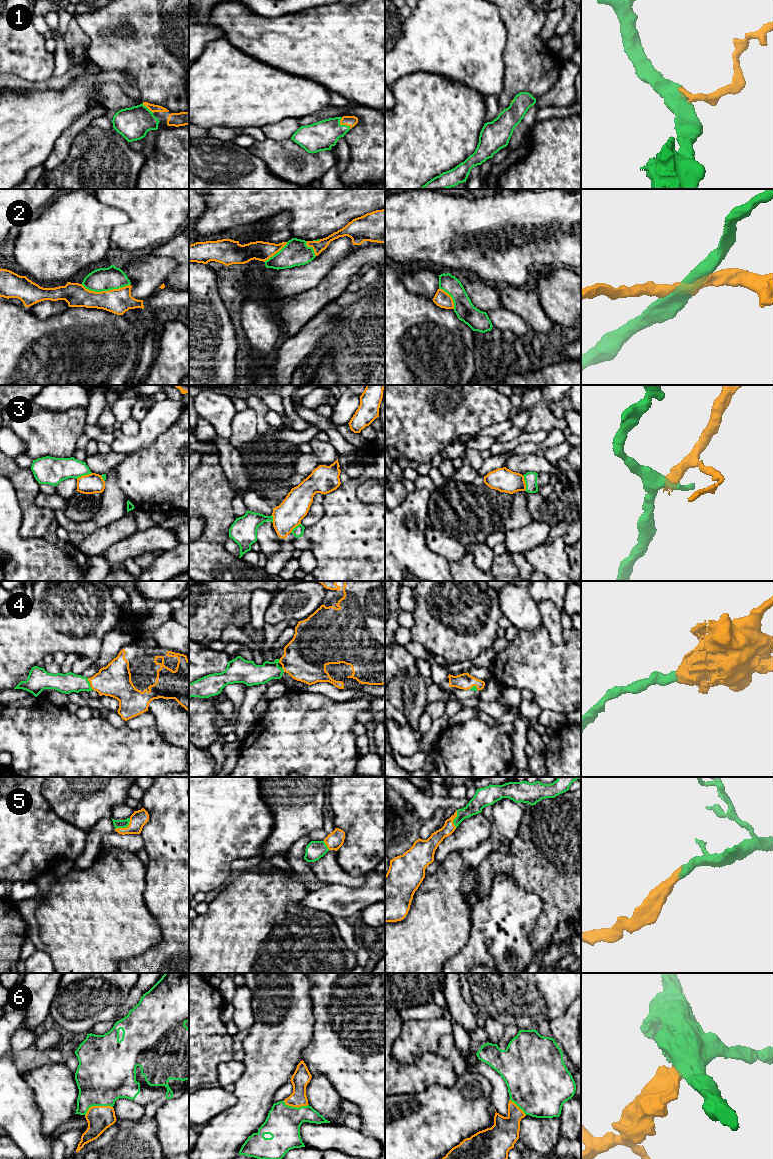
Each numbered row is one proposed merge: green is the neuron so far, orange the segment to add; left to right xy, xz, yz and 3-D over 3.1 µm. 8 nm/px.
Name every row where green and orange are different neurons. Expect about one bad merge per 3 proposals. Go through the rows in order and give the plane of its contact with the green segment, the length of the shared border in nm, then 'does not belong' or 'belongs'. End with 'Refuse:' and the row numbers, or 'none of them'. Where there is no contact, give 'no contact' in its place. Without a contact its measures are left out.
1: xz | 120 nm | belongs
2: xy | 400 nm | does not belong
3: yz | 130 nm | does not belong
4: xy | 110 nm | belongs
5: xy | 160 nm | belongs
6: xy | 240 nm | belongs
Refuse: 2, 3

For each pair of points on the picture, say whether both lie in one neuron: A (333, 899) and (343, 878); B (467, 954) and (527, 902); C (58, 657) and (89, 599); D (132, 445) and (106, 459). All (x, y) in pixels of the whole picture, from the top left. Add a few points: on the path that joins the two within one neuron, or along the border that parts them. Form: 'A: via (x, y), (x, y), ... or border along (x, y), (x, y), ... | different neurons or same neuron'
A: border along (364, 883), (359, 886), (327, 884) | different neurons
B: via (475, 937), (484, 933), (510, 910) | same neuron
C: border along (65, 653), (56, 651), (52, 654) | different neurons
D: border along (112, 450), (128, 453) | different neurons

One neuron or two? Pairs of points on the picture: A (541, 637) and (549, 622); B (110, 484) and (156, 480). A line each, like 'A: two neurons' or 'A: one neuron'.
A: two neurons
B: two neurons

